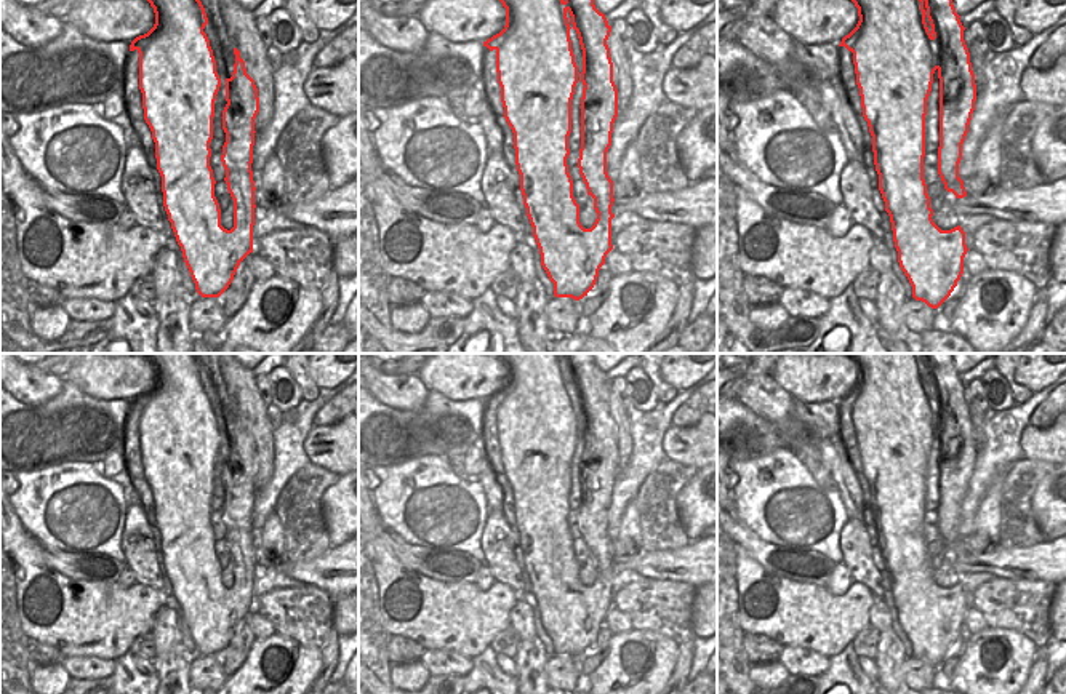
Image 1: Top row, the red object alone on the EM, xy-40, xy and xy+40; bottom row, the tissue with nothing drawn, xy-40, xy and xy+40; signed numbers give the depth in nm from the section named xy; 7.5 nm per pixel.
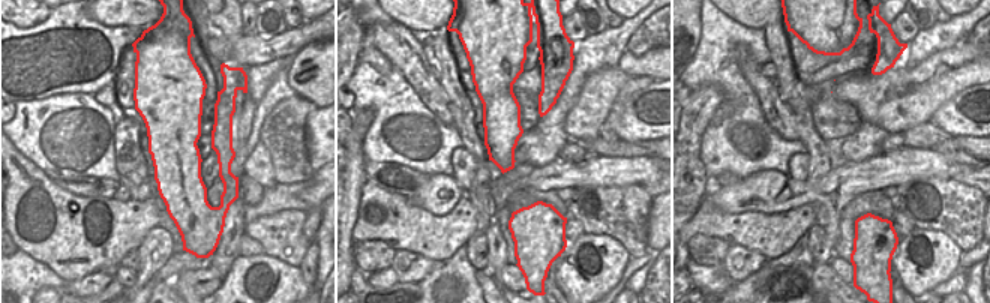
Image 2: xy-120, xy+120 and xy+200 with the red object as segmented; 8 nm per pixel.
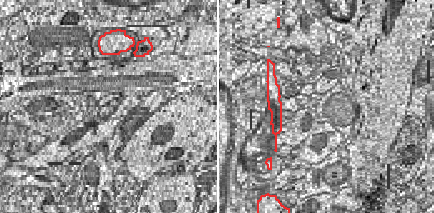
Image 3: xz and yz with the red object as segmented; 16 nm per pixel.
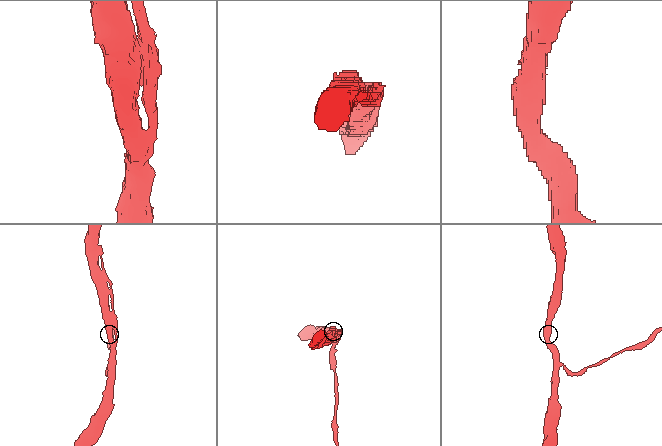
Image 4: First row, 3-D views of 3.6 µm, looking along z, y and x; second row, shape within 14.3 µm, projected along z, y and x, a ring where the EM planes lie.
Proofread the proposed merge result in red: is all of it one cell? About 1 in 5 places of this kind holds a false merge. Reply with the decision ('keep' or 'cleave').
keep

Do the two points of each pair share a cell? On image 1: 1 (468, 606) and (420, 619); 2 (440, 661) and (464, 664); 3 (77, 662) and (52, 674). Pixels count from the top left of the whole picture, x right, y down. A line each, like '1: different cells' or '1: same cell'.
1: same cell
2: same cell
3: different cells

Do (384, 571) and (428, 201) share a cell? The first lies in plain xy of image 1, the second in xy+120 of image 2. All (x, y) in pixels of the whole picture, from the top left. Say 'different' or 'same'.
different

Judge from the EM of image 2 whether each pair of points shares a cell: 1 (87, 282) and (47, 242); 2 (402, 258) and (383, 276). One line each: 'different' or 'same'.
1: different
2: different

